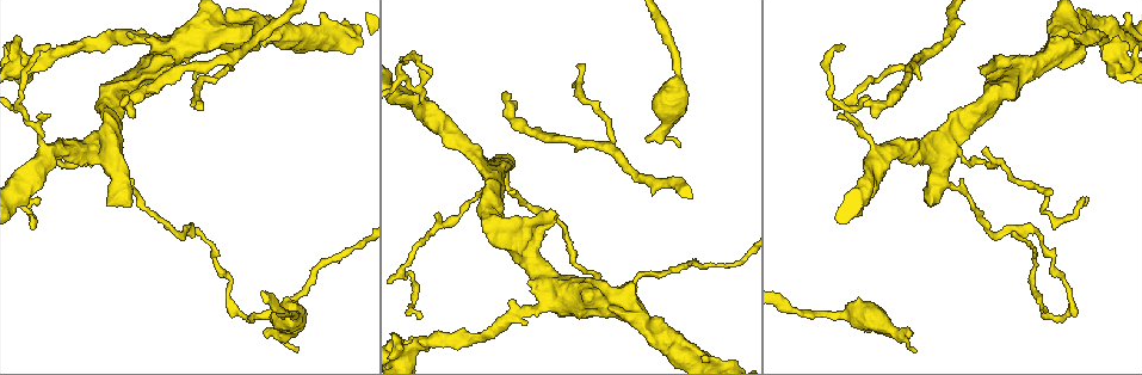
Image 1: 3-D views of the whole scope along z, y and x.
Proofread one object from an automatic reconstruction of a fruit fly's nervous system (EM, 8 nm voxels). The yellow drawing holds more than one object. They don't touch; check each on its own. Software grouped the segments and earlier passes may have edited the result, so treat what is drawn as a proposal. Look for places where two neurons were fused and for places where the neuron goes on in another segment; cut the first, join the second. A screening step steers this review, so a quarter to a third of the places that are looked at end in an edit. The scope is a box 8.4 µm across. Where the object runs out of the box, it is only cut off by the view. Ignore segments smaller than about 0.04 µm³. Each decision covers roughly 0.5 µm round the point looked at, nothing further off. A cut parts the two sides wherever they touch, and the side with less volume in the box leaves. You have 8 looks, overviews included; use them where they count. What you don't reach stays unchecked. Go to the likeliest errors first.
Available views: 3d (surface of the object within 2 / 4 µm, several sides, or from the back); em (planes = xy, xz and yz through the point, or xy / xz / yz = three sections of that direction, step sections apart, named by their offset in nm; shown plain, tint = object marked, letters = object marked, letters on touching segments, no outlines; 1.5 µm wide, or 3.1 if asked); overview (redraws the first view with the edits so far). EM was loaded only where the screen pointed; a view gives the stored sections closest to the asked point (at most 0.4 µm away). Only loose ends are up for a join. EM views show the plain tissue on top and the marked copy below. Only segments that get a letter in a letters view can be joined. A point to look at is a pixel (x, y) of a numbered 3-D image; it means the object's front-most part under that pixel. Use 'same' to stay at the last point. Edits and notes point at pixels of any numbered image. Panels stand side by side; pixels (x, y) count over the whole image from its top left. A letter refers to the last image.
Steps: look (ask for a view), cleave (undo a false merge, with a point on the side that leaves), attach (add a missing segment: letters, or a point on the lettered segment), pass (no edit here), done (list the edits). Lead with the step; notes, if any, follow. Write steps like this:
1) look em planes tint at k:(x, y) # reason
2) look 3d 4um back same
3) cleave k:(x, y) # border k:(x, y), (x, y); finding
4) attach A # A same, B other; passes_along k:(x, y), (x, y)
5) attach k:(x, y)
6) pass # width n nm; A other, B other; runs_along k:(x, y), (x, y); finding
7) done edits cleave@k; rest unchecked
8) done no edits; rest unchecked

look em yz step 8 letters at 1:(108, 205) # branch stops here

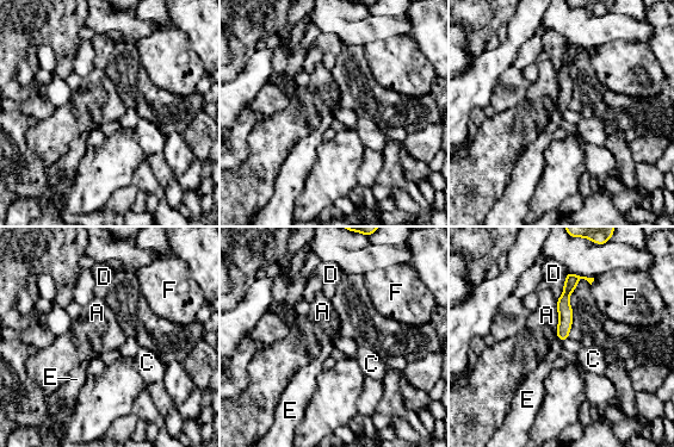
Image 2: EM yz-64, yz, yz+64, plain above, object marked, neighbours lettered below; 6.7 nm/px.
look em planes letters same # cut it another way

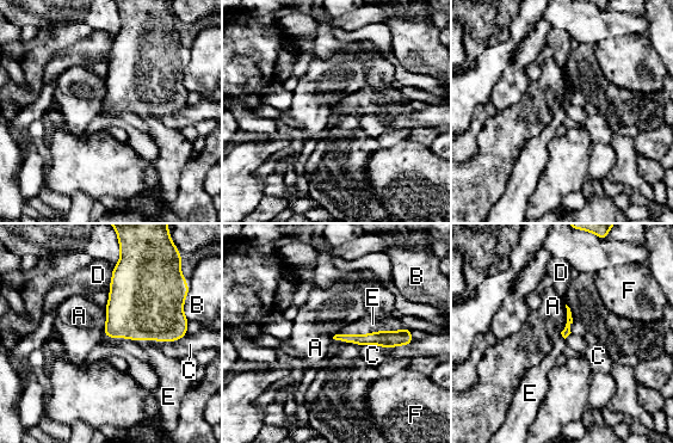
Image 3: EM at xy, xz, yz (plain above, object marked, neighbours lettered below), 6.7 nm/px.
attach 3:(372, 324) # longest_contact E 440 nm; A other, B other, C other, D other, E same, F other; passes_along 3:(393, 338), (365, 334), (372, 324); it goes on there

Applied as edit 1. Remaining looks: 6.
look overview

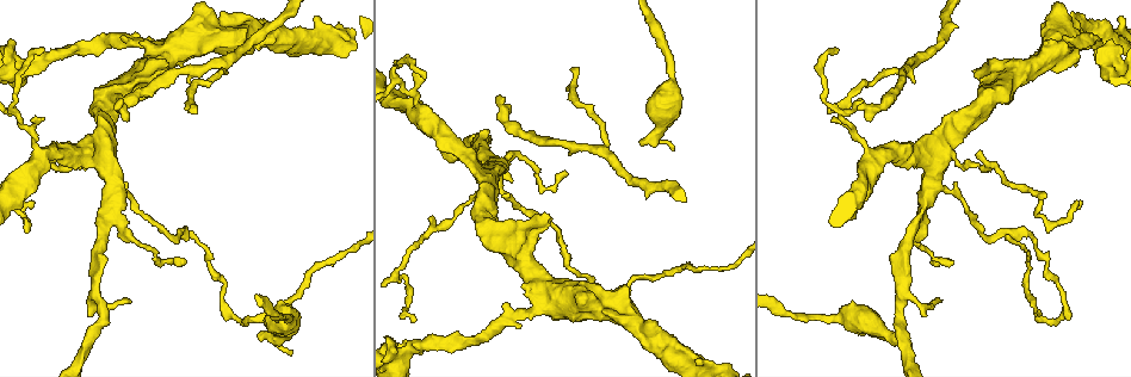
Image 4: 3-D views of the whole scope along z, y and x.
look em planes letters at 4:(640, 144) # branch stops here

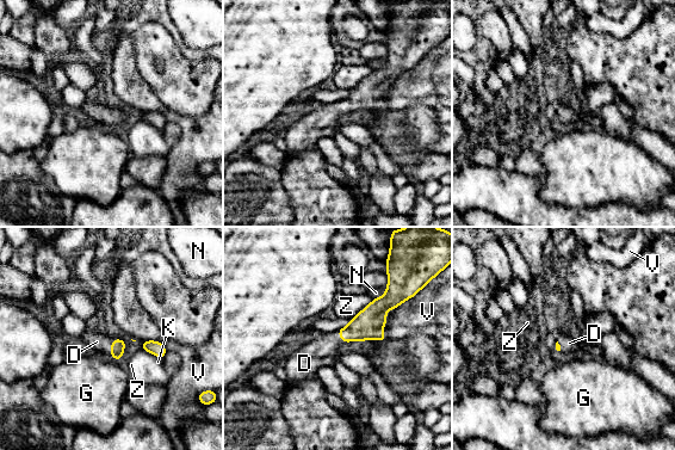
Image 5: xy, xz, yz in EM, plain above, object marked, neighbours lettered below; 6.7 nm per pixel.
attach 5:(97, 341) # D same, G other, K other, N other, V other, Z other; passes_along 5:(117, 347), (111, 346), (97, 341); the neuron continues

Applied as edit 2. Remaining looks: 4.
look 3d 2um at 4:(24, 76) # abrupt turn

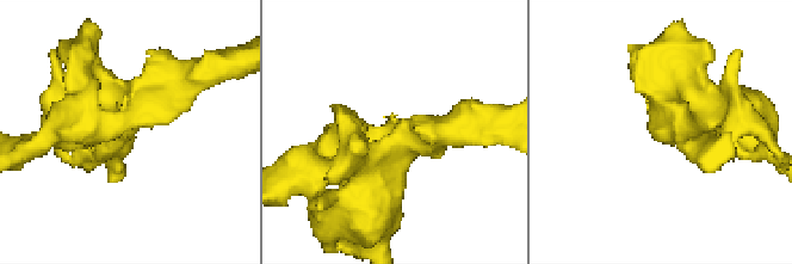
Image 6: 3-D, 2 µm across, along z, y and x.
look em planes tint at 6:(387, 158) # need the tissue

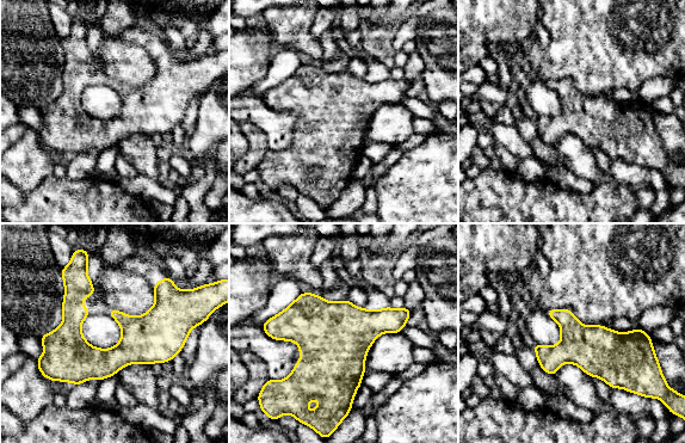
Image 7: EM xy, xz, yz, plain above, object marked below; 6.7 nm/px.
look em planes letters same

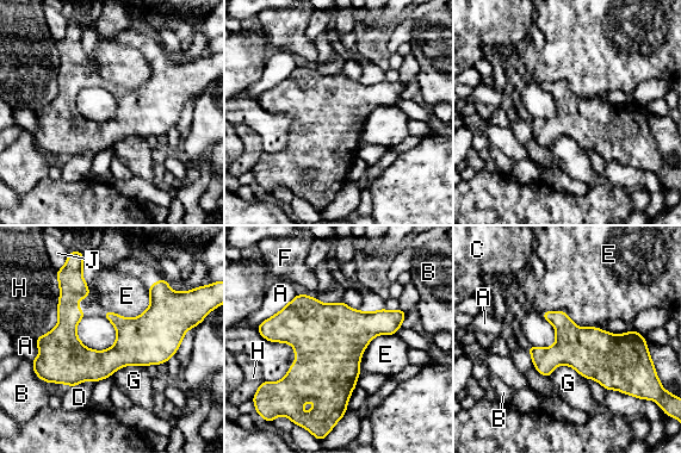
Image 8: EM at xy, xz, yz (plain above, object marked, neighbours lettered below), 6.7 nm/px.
pass # A other, B other, C other, D other, E other, F other, G other, H other, J other; one neuron here

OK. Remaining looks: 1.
done edits attach@3, attach@5; rest unchecked

